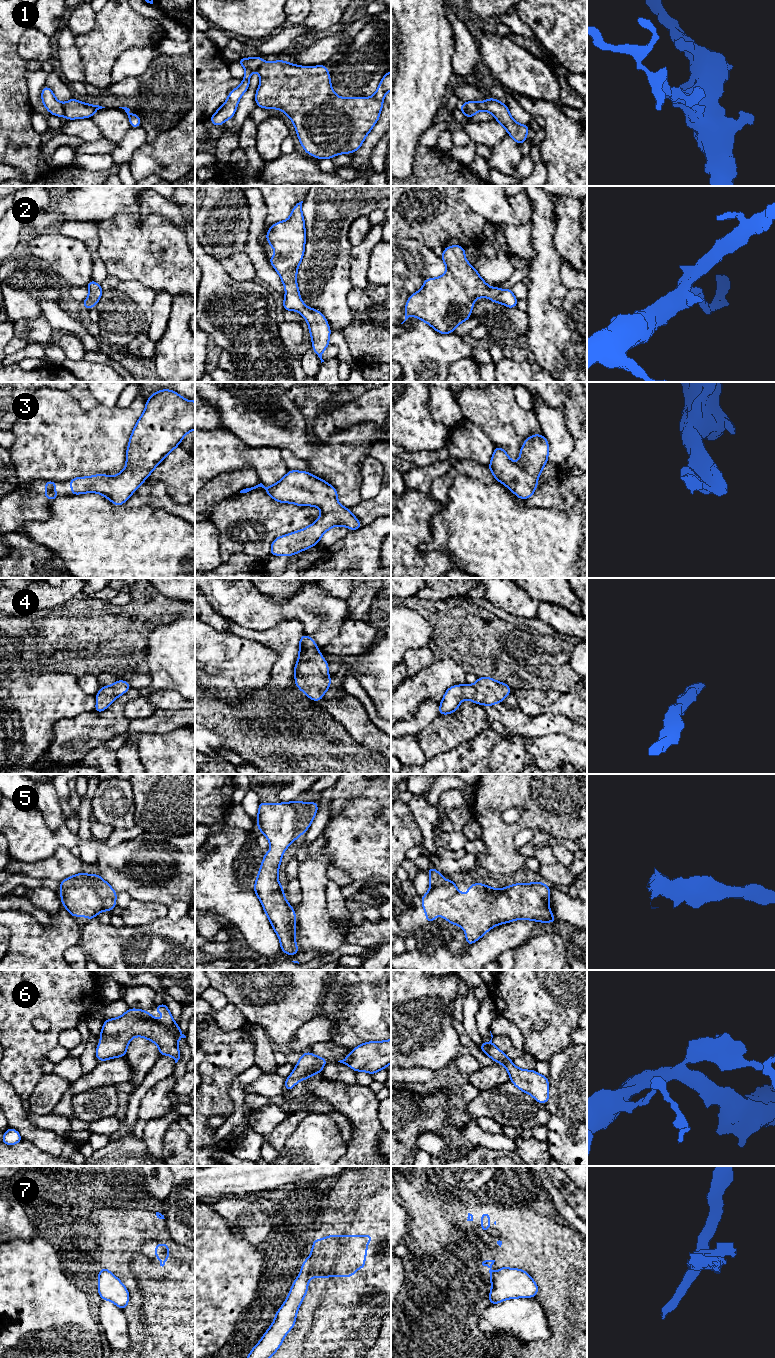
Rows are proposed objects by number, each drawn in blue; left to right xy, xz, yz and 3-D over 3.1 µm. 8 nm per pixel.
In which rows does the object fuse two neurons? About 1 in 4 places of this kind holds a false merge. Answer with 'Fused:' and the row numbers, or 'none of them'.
Fused: 1

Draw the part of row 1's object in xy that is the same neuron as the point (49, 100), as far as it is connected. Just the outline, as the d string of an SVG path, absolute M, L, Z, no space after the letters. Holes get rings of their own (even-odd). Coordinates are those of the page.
M47 85L42 89L41 99L43 105L50 114L56 115L60 118L65 115L64 104L56 99L53 91Z

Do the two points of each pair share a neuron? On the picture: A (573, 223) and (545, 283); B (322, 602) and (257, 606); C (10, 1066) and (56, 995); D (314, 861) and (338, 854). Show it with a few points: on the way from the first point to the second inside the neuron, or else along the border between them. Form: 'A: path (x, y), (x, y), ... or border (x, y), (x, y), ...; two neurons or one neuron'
A: border (554, 231), (554, 245), (557, 254), (561, 258); two neurons
B: path (306, 606), (273, 608); one neuron
C: path (21, 1047), (21, 1026), (38, 1011); one neuron
D: border (323, 834), (325, 852), (329, 856), (330, 863); two neurons

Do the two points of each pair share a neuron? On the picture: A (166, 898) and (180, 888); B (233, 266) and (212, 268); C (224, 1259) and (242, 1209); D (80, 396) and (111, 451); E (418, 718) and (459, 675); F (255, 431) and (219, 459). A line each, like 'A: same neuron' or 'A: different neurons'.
A: same neuron
B: different neurons
C: different neurons
D: different neurons
E: different neurons
F: different neurons

